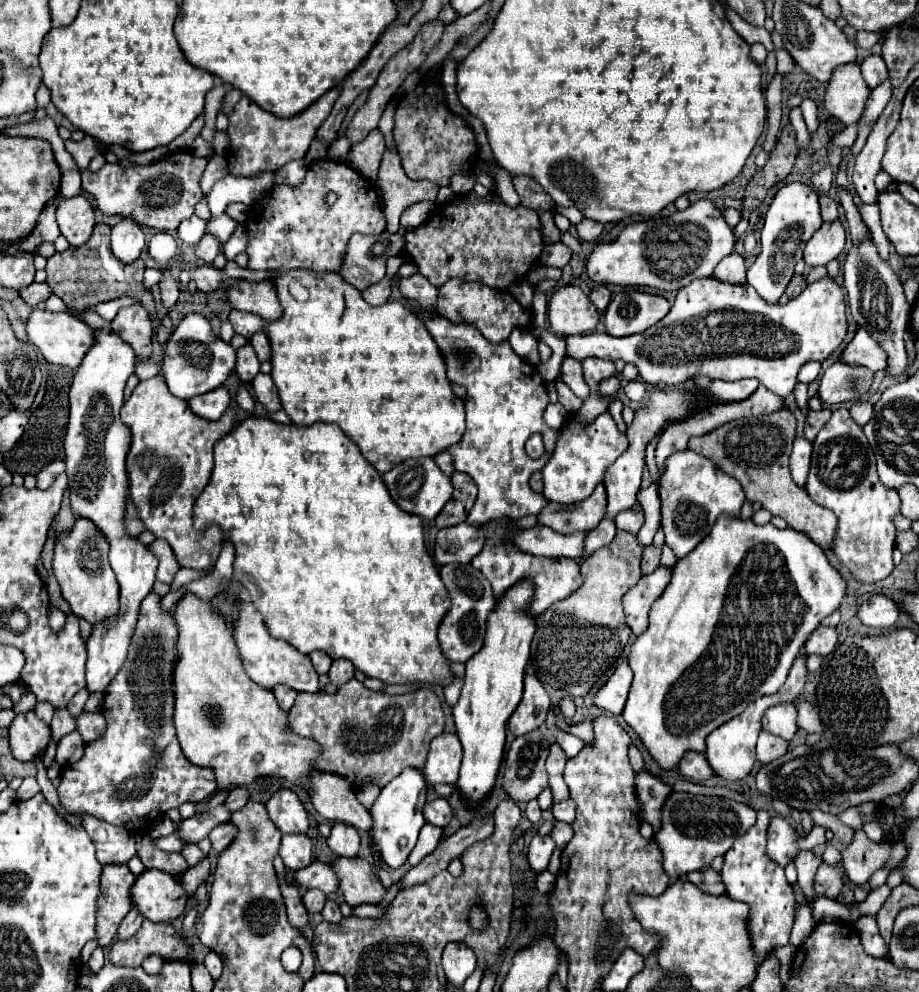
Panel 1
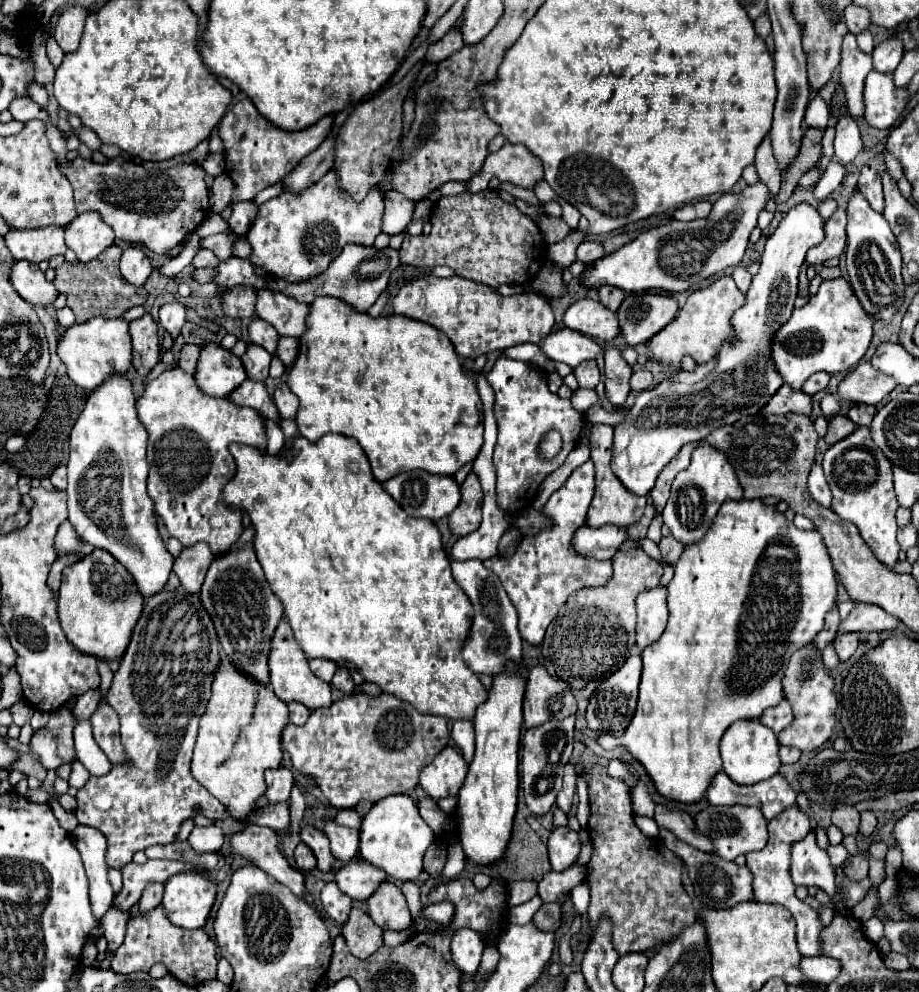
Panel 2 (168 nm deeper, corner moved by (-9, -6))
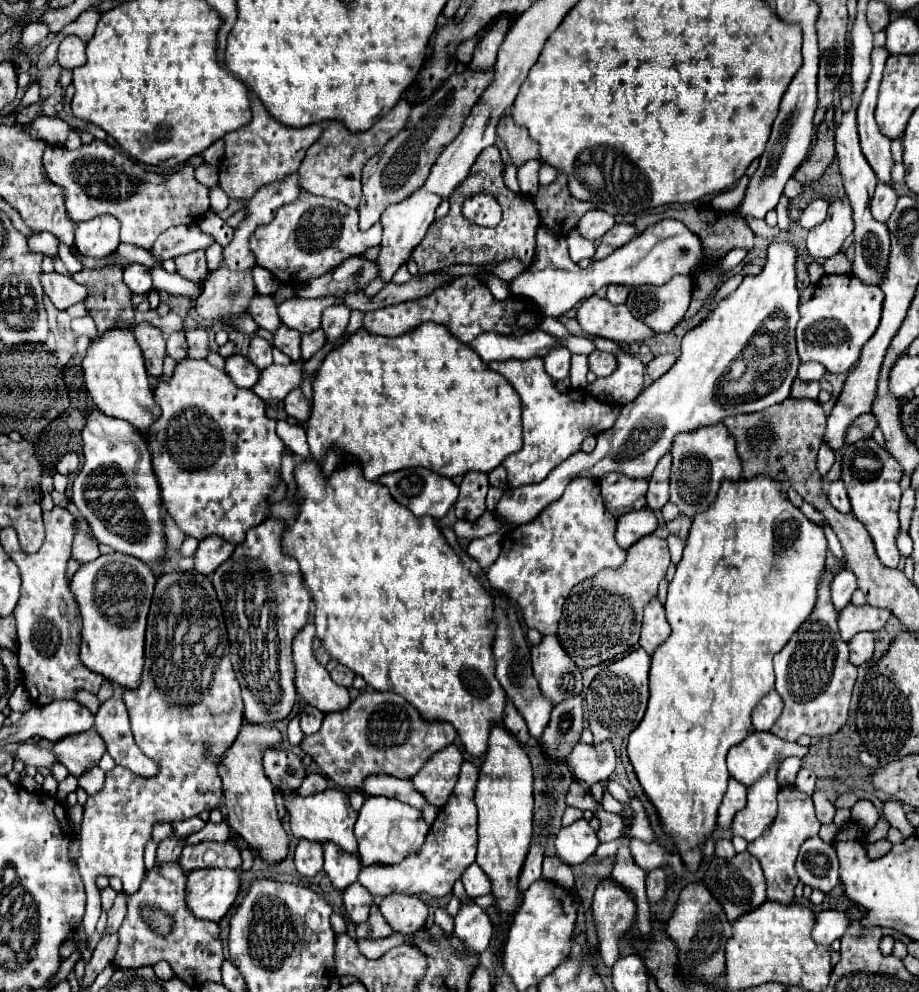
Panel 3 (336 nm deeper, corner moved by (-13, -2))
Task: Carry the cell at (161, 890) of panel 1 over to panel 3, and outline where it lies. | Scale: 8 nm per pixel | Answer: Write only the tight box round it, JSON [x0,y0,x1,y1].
[187,869,239,921]

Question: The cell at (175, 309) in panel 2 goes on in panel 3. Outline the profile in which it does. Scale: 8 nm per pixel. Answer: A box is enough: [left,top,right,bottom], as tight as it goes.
[167,331,187,361]

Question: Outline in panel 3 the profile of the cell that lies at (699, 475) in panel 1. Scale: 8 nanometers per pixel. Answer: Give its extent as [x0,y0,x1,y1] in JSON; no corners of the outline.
[671,423,741,517]

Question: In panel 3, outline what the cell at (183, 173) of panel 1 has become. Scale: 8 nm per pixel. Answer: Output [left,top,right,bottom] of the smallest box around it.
[43,139,209,249]

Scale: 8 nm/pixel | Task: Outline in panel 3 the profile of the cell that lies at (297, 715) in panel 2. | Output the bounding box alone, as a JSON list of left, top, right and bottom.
[297,705,323,735]

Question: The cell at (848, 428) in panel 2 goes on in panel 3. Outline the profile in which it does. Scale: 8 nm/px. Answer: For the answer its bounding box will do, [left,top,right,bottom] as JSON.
[845,413,877,443]

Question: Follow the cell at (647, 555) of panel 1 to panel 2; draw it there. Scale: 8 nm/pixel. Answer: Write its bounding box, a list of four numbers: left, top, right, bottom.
[659,535,685,565]

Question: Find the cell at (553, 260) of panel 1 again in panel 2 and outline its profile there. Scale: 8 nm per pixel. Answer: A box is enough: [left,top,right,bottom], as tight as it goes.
[577,241,605,265]

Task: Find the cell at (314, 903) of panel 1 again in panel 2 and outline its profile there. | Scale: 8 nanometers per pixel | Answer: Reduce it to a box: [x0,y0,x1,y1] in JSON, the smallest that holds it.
[321,883,351,923]

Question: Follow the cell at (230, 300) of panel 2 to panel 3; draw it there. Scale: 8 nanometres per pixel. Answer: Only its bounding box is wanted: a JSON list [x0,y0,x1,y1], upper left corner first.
[249,295,281,331]

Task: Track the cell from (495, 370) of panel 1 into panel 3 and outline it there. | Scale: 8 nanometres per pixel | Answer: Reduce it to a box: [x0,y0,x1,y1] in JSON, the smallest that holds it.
[489,359,619,489]

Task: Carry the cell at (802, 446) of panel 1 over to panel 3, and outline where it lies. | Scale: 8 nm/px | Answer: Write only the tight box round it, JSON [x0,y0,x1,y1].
[827,479,851,513]

